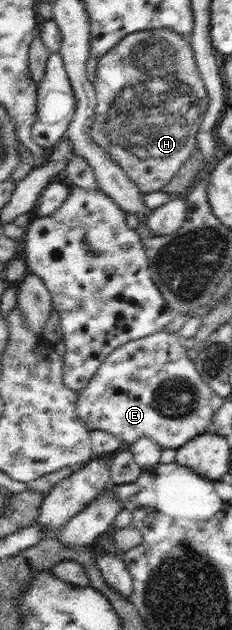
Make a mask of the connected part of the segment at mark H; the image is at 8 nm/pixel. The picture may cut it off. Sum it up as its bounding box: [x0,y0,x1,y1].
[90,28,209,194]

